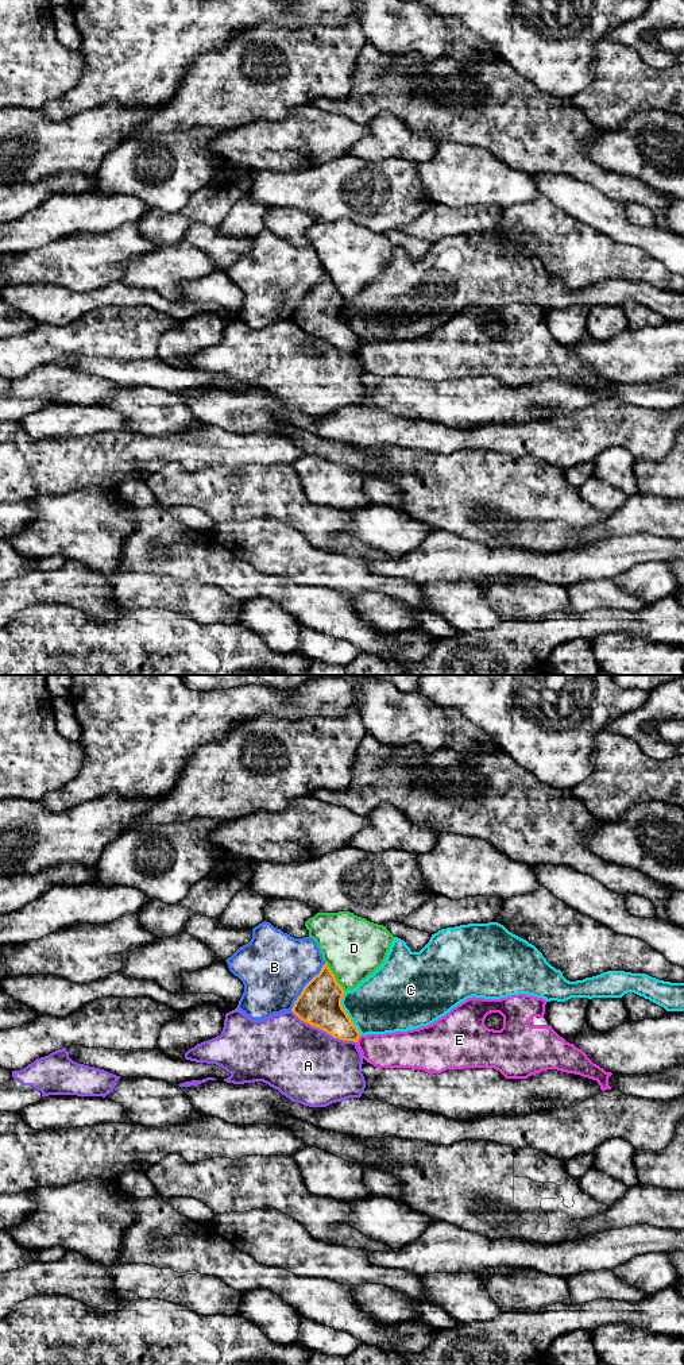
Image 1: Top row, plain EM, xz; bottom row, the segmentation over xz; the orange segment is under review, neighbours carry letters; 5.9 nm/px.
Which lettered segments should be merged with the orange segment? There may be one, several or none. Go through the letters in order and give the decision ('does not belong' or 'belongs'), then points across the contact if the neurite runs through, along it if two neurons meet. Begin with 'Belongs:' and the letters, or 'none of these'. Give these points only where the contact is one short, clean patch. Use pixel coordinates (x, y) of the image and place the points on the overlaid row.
Belongs: none of these
A: does not belong | along xz (292, 1010), (301, 1020), (332, 1036), (356, 1042)
B: does not belong
C: does not belong
D: does not belong
E: does not belong | along xz (360, 1036), (356, 1041)

